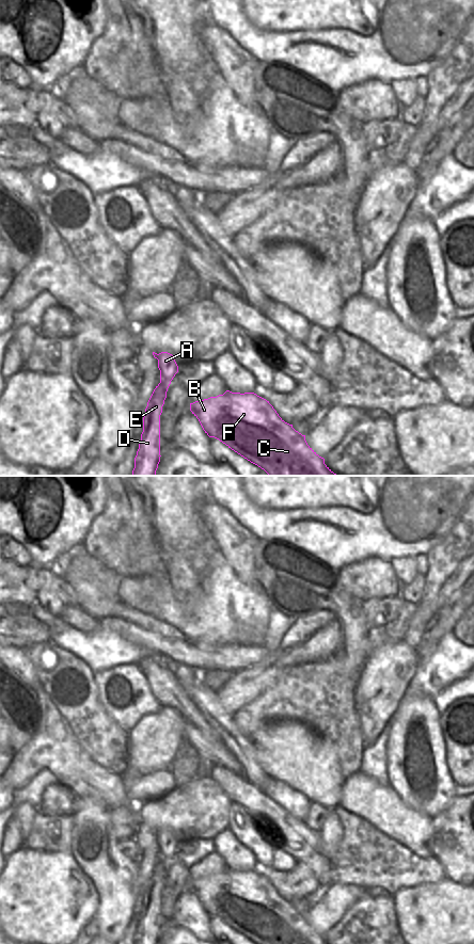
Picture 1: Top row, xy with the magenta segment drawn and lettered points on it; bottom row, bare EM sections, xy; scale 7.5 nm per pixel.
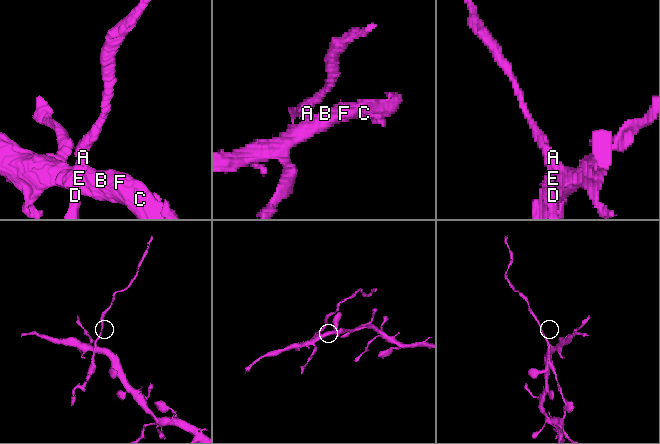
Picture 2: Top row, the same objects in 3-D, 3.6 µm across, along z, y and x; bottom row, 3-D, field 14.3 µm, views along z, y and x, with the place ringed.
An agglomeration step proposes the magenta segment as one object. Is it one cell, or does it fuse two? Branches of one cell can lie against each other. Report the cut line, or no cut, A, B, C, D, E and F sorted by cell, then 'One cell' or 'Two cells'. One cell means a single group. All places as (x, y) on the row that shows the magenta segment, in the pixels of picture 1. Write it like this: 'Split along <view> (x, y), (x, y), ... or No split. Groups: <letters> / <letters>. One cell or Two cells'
Split along xy (169, 383), (167, 387). Groups: A D E / B C F. Two cells

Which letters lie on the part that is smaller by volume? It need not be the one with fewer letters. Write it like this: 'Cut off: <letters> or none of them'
Cut off: A, D, E

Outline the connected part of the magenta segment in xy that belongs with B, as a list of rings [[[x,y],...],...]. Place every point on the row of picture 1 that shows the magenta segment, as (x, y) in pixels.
[[[226,390],[223,395],[210,397],[202,401],[190,403],[190,411],[199,419],[203,430],[209,437],[215,437],[228,448],[264,469],[269,476],[338,476],[326,464],[306,443],[302,435],[285,422],[266,399],[254,393],[232,393]]]

